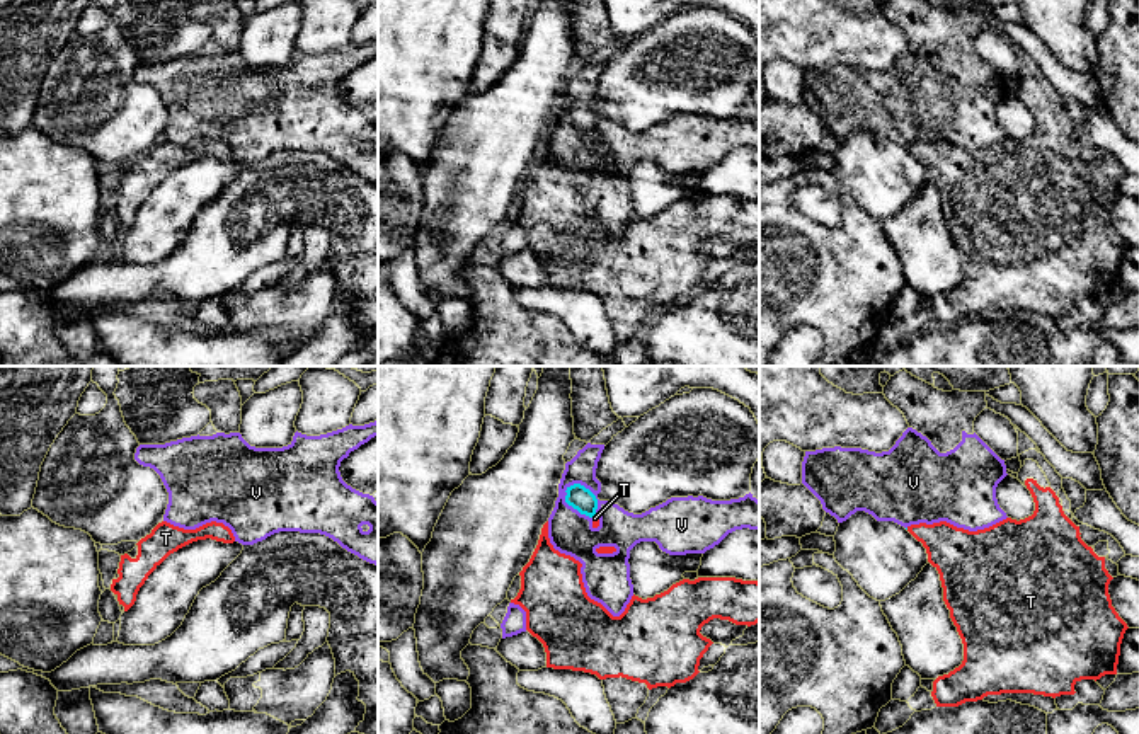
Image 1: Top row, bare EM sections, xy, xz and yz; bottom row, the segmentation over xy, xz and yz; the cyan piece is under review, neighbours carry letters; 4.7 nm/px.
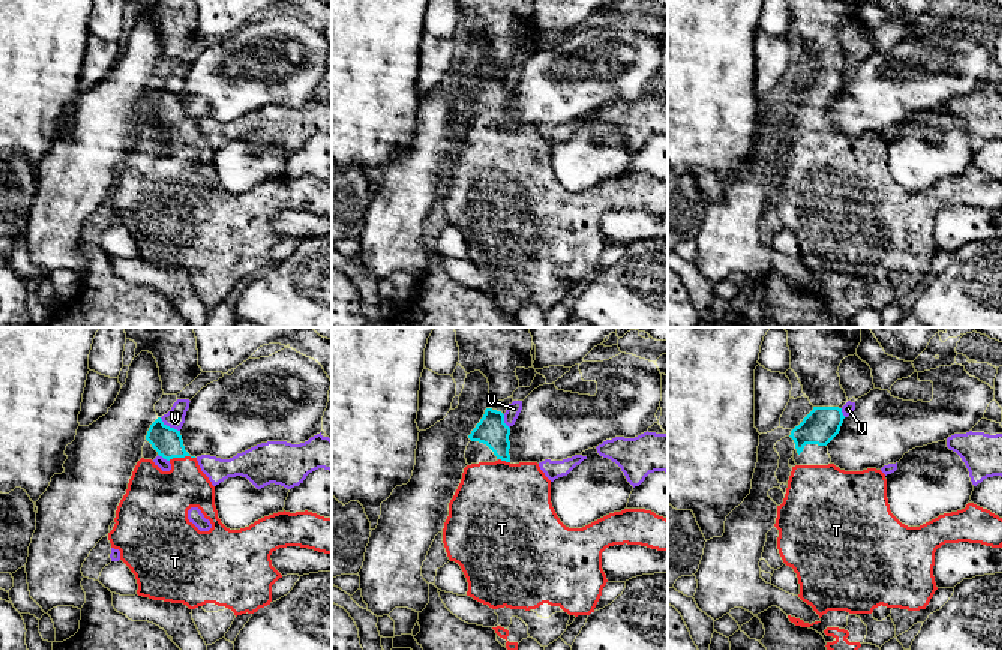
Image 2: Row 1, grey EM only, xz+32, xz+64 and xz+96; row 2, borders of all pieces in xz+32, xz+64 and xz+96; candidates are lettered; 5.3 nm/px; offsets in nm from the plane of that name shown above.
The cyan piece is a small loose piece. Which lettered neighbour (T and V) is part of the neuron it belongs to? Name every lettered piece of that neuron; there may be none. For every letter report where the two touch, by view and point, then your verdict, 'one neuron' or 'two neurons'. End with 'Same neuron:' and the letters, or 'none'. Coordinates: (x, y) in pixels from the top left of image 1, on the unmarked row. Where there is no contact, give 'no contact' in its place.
T: xz (593, 133) | one neuron
V: xz (571, 123) | two neurons
Same neuron: T

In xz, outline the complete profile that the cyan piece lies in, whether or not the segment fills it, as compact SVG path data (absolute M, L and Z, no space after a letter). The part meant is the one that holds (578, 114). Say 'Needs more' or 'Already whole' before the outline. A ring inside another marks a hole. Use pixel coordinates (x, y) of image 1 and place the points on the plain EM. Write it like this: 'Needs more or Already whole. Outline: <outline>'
Already whole. Outline: M581 102L567 106L565 121L577 128L581 133L592 136L598 128L596 114Z

